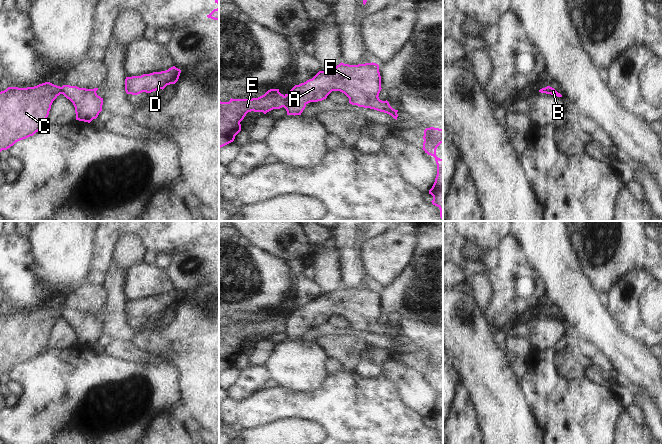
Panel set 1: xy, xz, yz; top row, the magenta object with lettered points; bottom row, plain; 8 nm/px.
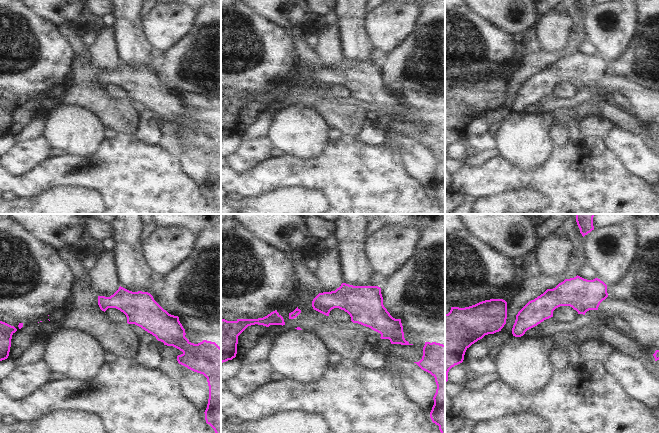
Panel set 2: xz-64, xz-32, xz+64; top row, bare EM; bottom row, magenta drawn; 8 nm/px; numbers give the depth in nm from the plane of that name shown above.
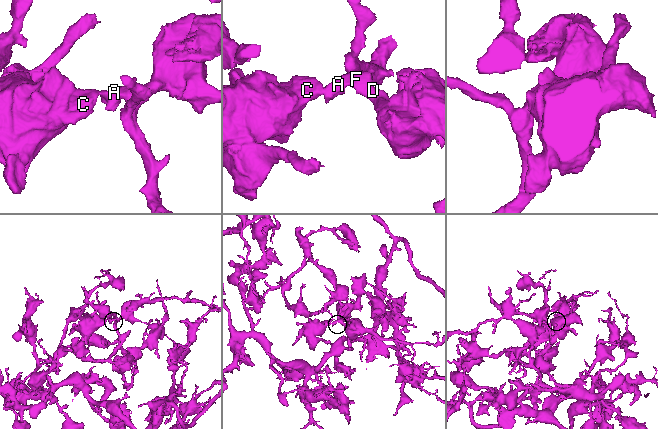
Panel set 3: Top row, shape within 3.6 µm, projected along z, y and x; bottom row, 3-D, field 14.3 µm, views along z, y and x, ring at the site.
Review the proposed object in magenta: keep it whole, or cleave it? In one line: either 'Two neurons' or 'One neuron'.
Two neurons

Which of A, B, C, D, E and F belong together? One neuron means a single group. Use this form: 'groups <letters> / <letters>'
groups A B D F / C E

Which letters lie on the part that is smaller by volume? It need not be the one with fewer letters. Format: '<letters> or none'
C, E

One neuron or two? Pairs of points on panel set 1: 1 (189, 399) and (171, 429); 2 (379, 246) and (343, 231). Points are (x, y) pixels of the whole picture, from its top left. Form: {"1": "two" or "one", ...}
{"1": "two", "2": "two"}

